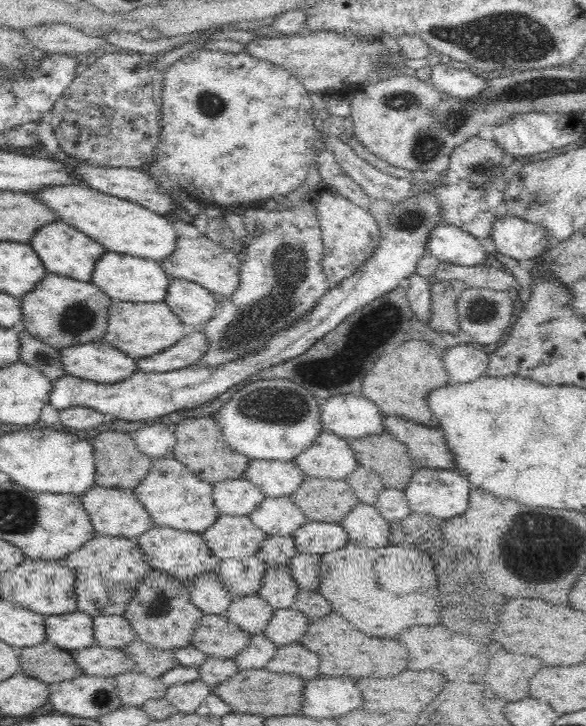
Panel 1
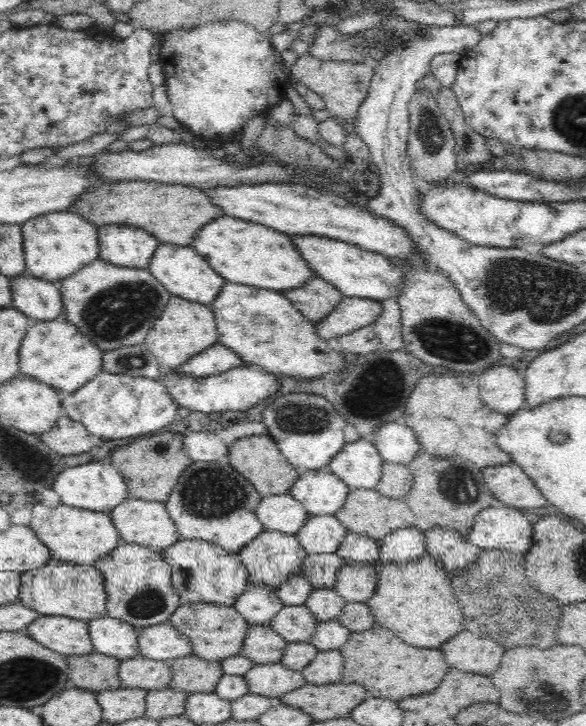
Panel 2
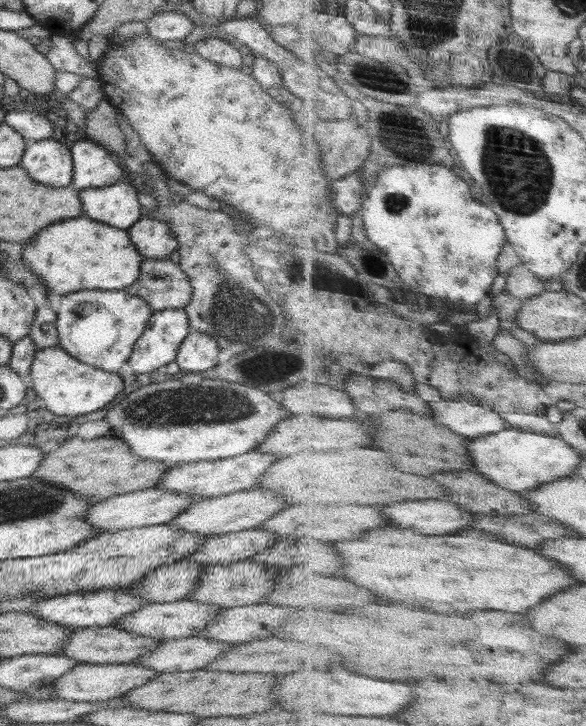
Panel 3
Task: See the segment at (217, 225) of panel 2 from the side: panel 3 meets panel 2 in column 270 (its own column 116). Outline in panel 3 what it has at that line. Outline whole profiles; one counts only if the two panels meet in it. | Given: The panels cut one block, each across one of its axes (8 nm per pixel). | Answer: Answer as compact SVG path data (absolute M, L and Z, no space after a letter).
M85 216L70 220L56 221L44 227L22 250L21 260L43 280L47 292L64 296L78 290L124 290L137 278L142 261L145 259L130 240L129 232Z

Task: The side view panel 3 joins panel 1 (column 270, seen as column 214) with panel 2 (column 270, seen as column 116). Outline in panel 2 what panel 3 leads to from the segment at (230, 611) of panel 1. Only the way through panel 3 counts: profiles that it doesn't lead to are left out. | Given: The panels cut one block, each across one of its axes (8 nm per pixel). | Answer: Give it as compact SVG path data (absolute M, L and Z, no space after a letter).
M304 605L283 606L268 623L288 643L306 642L316 632L319 621Z

